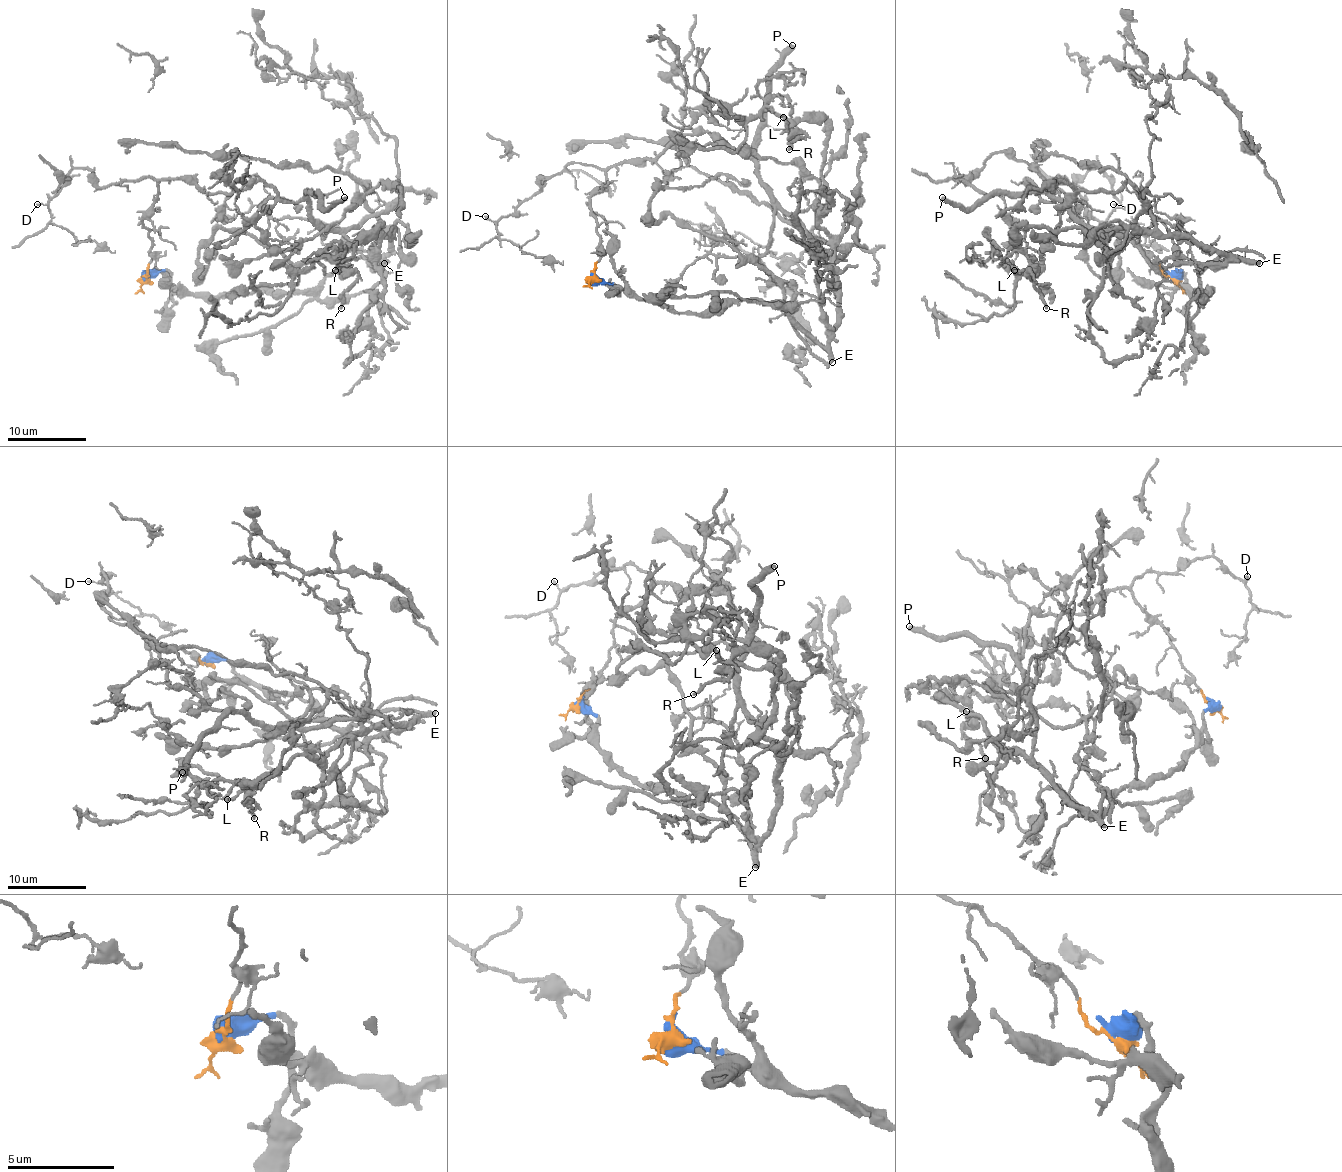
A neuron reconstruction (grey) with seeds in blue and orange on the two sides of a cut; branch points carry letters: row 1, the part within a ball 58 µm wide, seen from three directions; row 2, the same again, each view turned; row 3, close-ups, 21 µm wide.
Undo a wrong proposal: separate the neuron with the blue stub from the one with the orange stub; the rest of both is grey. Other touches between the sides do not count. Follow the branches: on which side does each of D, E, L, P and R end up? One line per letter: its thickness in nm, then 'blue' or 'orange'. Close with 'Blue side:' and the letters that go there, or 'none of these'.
D: 130 nm thick; orange
E: 340 nm thick; blue
L: 220 nm thick; blue
P: 500 nm thick; orange
R: 240 nm thick; blue
Blue side: E, L, R

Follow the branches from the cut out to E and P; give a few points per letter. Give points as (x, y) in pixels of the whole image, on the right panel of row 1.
E: (1174, 278), (1182, 272), (1198, 296), (1210, 292), (1198, 292), (1198, 276), (1226, 258), (1245, 258), (1259, 264)
P: (1174, 278), (1065, 180), (1055, 192), (1029, 180), (1053, 202), (995, 192), (962, 208), (942, 196)

